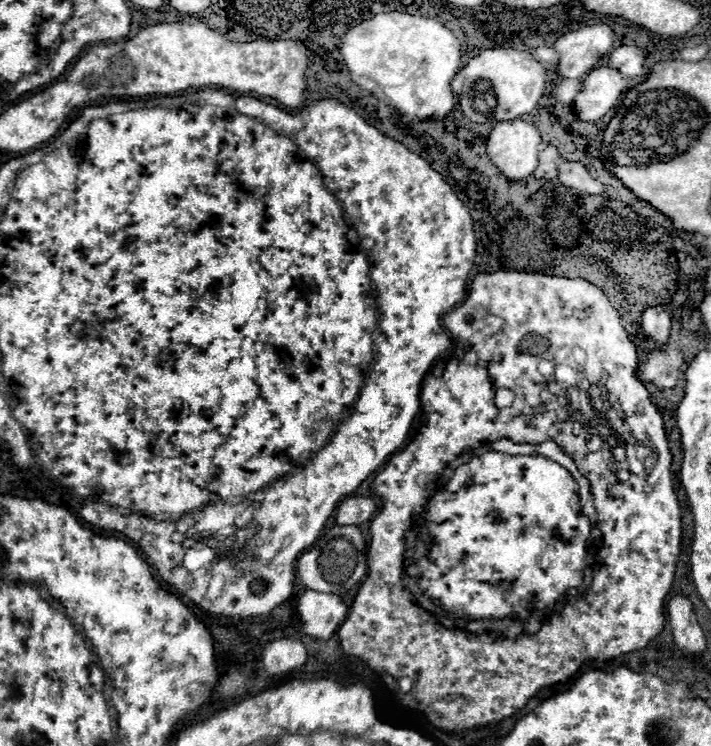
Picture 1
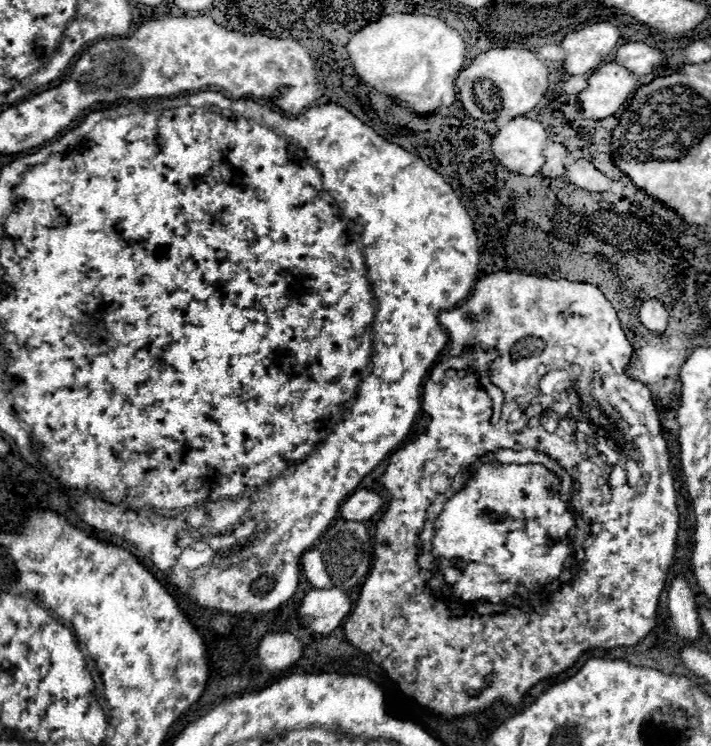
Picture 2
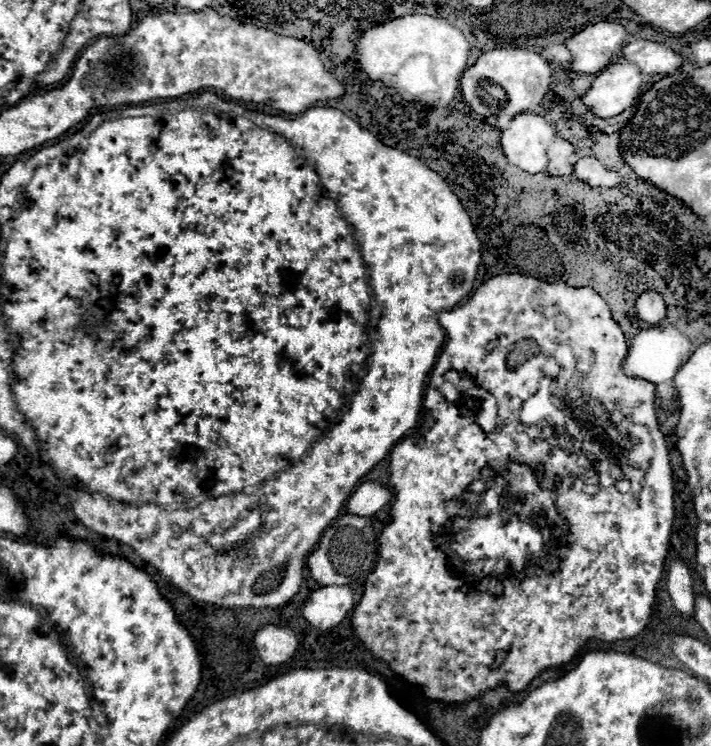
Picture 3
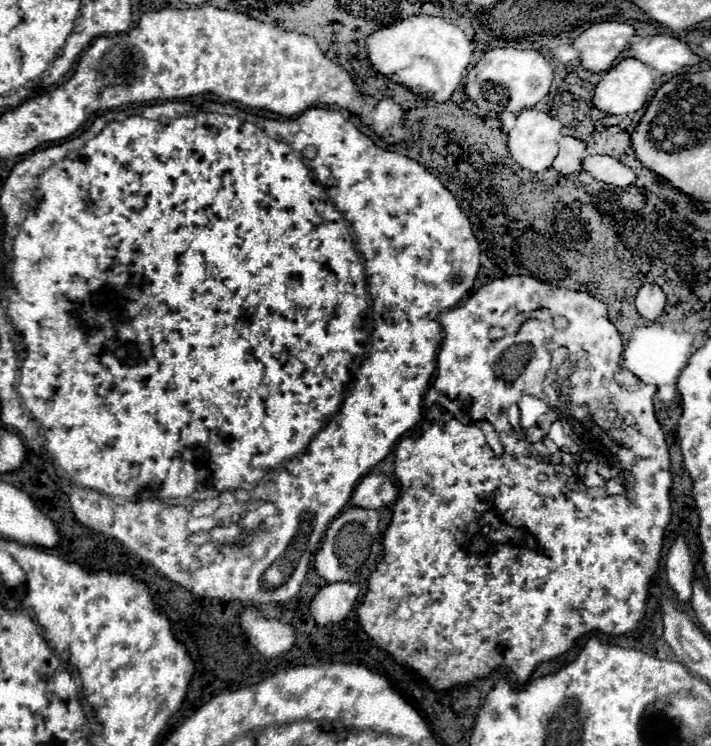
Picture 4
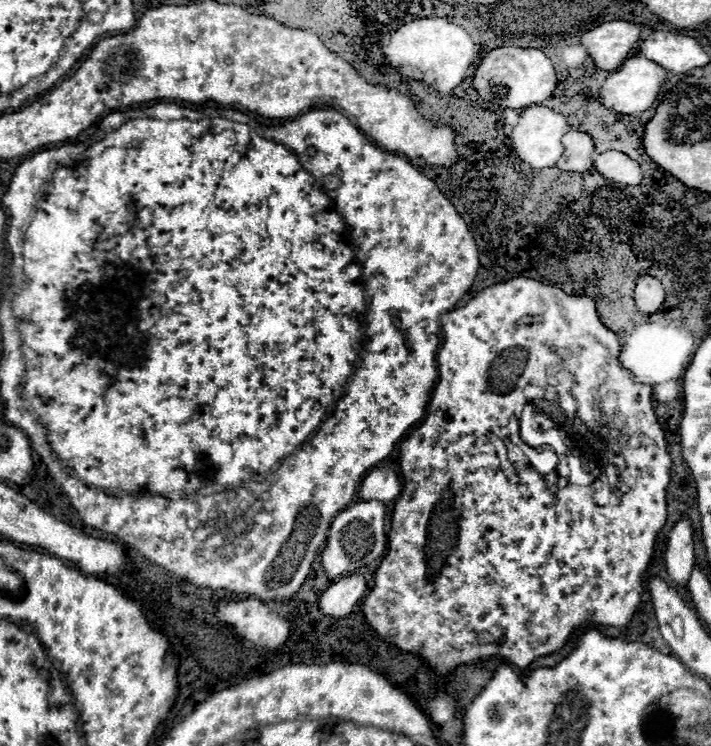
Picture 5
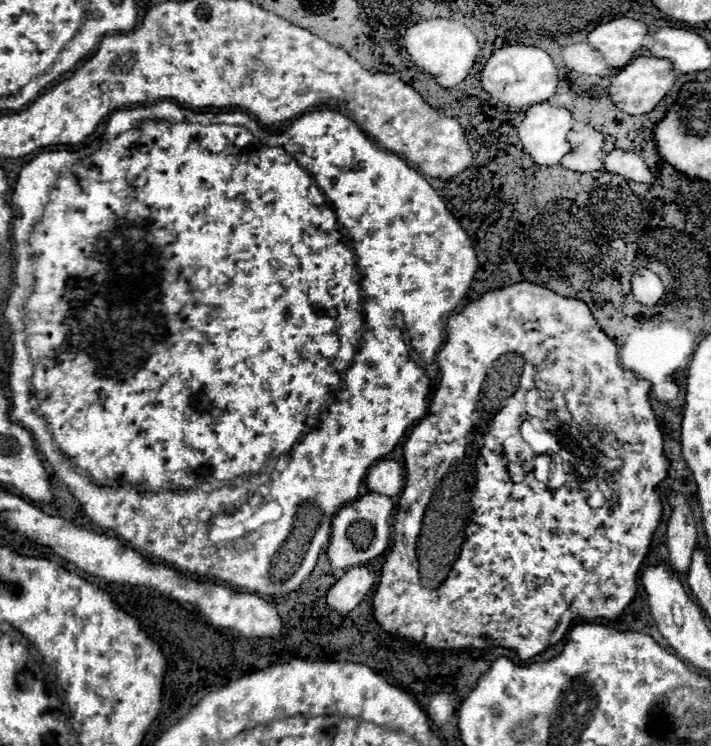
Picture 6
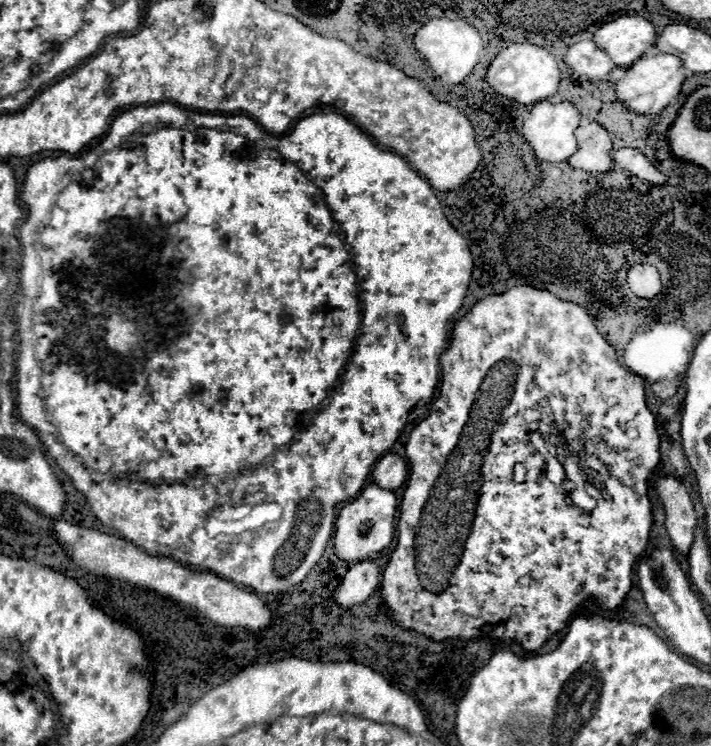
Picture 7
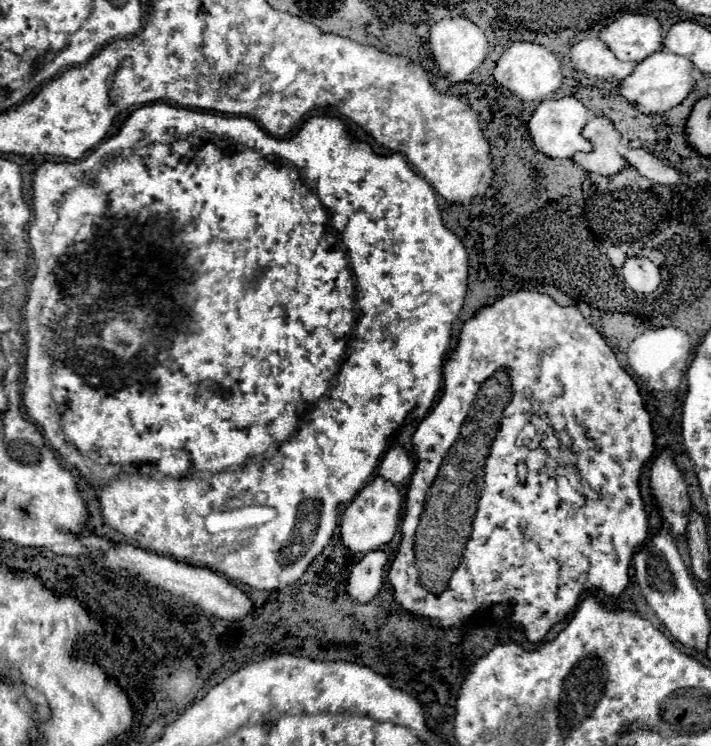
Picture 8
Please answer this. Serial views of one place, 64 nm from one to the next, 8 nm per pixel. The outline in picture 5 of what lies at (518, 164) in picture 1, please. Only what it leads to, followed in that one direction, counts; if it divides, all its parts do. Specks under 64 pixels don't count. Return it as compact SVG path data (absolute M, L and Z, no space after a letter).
M530 106L522 112L520 122L514 126L512 130L512 148L514 154L530 164L534 170L542 170L542 168L550 168L556 164L556 160L562 156L564 146L562 146L562 136L568 132L568 124L564 120L562 114L552 112L550 108L544 106Z

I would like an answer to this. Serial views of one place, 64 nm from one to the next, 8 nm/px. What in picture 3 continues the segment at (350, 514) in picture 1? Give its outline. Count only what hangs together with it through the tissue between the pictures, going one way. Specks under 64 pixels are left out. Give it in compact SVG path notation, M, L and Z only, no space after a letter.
M364 482L356 488L356 492L348 498L344 512L356 514L356 516L372 516L376 514L384 504L388 504L392 498L392 492L378 482Z

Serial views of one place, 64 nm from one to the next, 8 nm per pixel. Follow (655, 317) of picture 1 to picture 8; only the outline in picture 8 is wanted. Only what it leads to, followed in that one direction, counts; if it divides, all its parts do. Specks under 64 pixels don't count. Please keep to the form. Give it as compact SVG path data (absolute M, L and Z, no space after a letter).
M628 258L622 268L622 278L640 294L652 294L660 286L660 272L648 258Z

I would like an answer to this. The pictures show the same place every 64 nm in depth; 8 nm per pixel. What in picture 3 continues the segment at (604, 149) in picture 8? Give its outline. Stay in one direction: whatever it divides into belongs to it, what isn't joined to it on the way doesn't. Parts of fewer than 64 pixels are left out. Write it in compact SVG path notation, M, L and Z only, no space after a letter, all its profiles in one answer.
M554 140L552 146L548 146L548 166L546 172L552 176L570 176L572 174L572 164L570 158L574 156L574 146L566 140Z

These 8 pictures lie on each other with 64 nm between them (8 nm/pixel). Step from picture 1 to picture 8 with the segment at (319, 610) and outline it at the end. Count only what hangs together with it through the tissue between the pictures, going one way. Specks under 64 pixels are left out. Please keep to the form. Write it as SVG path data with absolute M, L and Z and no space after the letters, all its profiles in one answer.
M382 550L366 554L350 572L348 576L348 586L346 586L346 596L350 600L358 602L368 602L372 600L378 590L384 584L384 564L388 556Z

